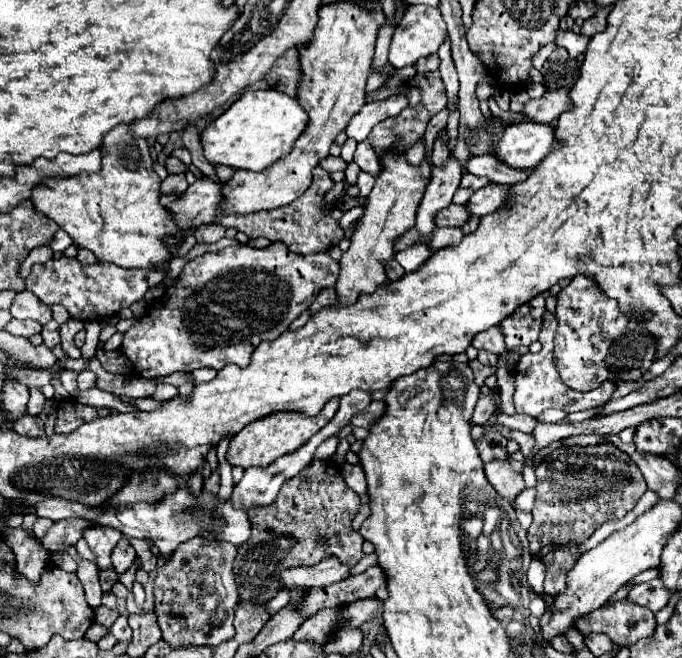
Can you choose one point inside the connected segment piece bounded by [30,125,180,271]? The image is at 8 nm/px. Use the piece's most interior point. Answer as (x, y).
(115, 213)

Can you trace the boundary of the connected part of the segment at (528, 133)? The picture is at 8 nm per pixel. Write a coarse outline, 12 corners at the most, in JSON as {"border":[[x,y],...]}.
{"border":[[526,121],[504,131],[494,157],[534,169],[556,147],[552,125]]}

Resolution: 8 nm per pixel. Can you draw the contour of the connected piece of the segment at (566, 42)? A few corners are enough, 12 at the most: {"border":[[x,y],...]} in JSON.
{"border":[[558,31],[556,45],[568,49],[570,57],[578,57],[590,39],[572,31]]}

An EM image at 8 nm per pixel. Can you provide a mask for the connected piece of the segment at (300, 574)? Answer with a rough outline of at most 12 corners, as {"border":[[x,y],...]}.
{"border":[[330,557],[314,567],[284,571],[284,589],[312,589],[348,577],[348,567]]}

